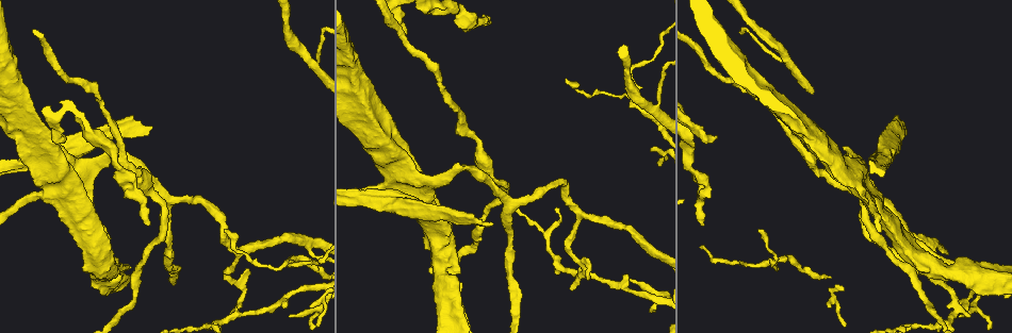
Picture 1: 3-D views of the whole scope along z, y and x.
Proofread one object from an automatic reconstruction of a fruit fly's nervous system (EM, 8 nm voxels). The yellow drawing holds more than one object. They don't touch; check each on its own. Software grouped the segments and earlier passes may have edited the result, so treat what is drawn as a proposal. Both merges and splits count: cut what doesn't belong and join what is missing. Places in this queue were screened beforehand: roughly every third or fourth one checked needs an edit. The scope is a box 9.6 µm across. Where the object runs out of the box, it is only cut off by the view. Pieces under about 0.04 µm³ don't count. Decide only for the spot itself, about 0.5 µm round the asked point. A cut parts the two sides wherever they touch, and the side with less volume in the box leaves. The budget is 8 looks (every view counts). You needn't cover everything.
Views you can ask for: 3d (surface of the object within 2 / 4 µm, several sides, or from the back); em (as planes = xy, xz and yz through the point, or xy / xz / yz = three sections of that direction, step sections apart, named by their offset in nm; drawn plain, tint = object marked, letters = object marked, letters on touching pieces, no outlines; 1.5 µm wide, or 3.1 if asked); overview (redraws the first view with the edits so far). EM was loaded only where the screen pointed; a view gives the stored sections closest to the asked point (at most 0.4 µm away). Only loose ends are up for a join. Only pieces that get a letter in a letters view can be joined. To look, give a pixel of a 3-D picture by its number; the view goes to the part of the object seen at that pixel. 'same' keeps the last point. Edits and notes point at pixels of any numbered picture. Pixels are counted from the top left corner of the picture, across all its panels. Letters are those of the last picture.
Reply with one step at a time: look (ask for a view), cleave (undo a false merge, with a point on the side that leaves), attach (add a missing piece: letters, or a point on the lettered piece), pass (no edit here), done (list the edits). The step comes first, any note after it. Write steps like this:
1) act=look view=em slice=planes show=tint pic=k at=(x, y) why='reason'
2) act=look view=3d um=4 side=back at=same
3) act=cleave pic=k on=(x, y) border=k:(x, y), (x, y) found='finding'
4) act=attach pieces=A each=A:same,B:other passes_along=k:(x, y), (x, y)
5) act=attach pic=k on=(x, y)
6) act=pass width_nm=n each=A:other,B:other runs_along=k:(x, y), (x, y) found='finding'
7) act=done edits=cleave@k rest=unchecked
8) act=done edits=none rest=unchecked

act=look view=em slice=xy step=8 show=plain pic=1 at=(61, 138) why='free end'

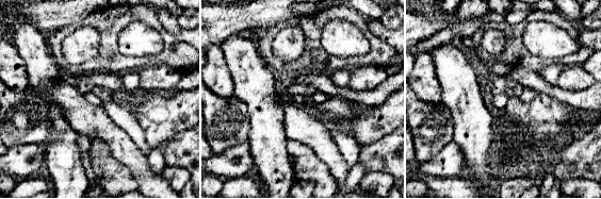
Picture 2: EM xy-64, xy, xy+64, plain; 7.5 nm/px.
act=look view=em slice=xy step=8 show=letters at=same why='see the neighbours'

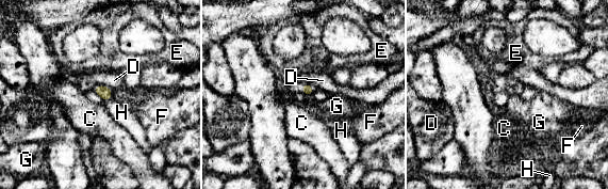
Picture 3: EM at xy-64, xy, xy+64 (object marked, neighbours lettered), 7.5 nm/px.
act=pass each=C:other,D:other,E:other,F:other,G:other,H:other border=3:(92, 89), (107, 85), (112, 91) found='none of them fits'

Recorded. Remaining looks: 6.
act=look view=em slice=planes show=plain pic=1 at=(148, 226) why='end of a long branch'

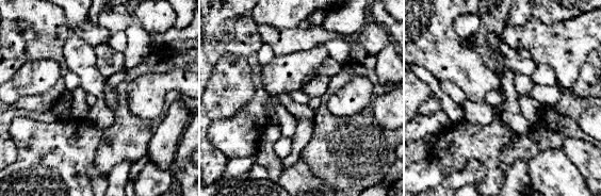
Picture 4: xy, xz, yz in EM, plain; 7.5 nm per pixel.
act=look view=em slice=planes show=letters at=same why='what lies round it'

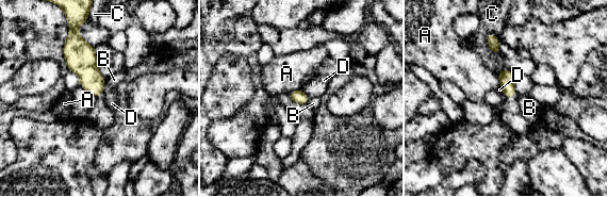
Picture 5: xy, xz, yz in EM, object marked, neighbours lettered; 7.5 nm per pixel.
act=pass each=A:other,B:other,C:other,D:other border=5:(105, 82), (102, 93) found='no lettered piece goes on from it'

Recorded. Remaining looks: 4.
act=look view=em slice=yz step=4 show=tint pic=1 at=(880, 163) why='sudden change in width'

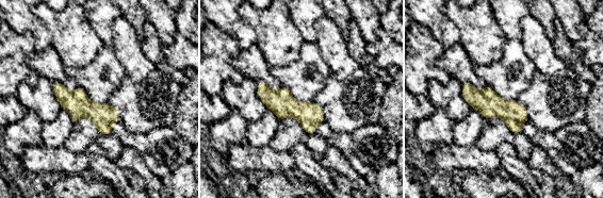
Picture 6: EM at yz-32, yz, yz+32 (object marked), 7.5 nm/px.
act=look view=em slice=planes show=tint at=same

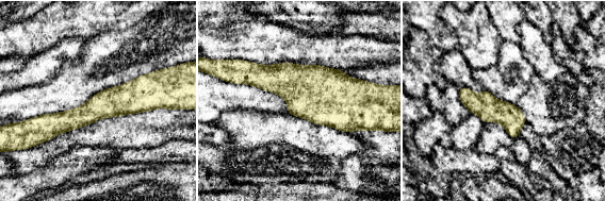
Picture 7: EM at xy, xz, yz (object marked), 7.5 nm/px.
act=look view=em slice=planes show=letters at=same

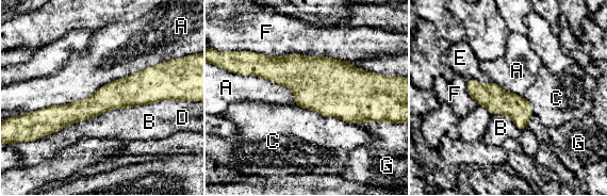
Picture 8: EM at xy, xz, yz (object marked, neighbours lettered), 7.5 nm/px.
act=pass width_nm=280 each=A:other,B:other,C:other,D:other,E:other,F:other,G:other border=8:(176, 100), (109, 109), (65, 126) found='all the same neuron'

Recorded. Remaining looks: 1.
act=done edits=none rest=unchecked

